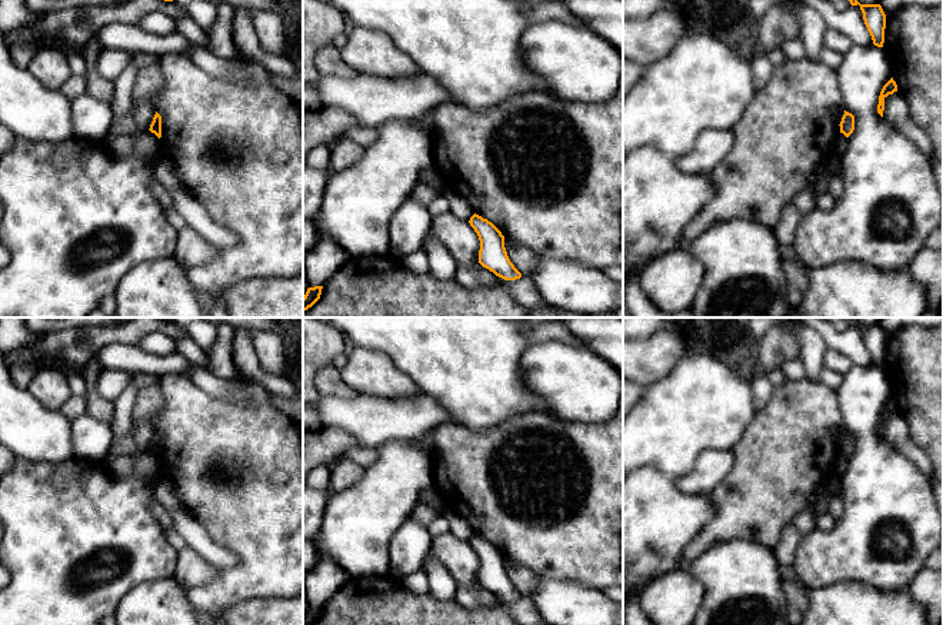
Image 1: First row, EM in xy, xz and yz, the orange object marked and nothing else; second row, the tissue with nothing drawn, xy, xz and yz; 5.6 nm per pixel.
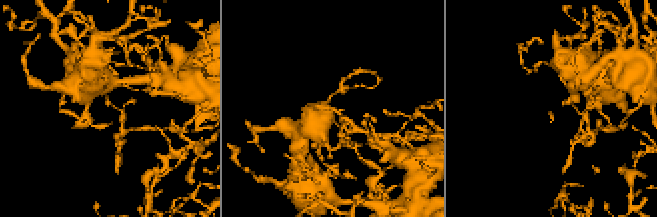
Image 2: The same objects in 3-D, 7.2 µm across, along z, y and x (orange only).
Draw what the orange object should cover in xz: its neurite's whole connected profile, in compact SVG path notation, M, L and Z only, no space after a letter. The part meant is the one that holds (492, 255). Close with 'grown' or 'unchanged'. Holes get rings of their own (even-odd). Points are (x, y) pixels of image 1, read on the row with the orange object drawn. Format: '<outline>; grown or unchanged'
M476 213L469 223L480 240L479 263L504 280L520 279L522 273L507 256L502 232L492 222Z; unchanged

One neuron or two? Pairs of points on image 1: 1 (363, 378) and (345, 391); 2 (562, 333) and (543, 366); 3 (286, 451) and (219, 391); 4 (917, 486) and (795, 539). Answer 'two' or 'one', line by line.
1: two
2: two
3: two
4: two

